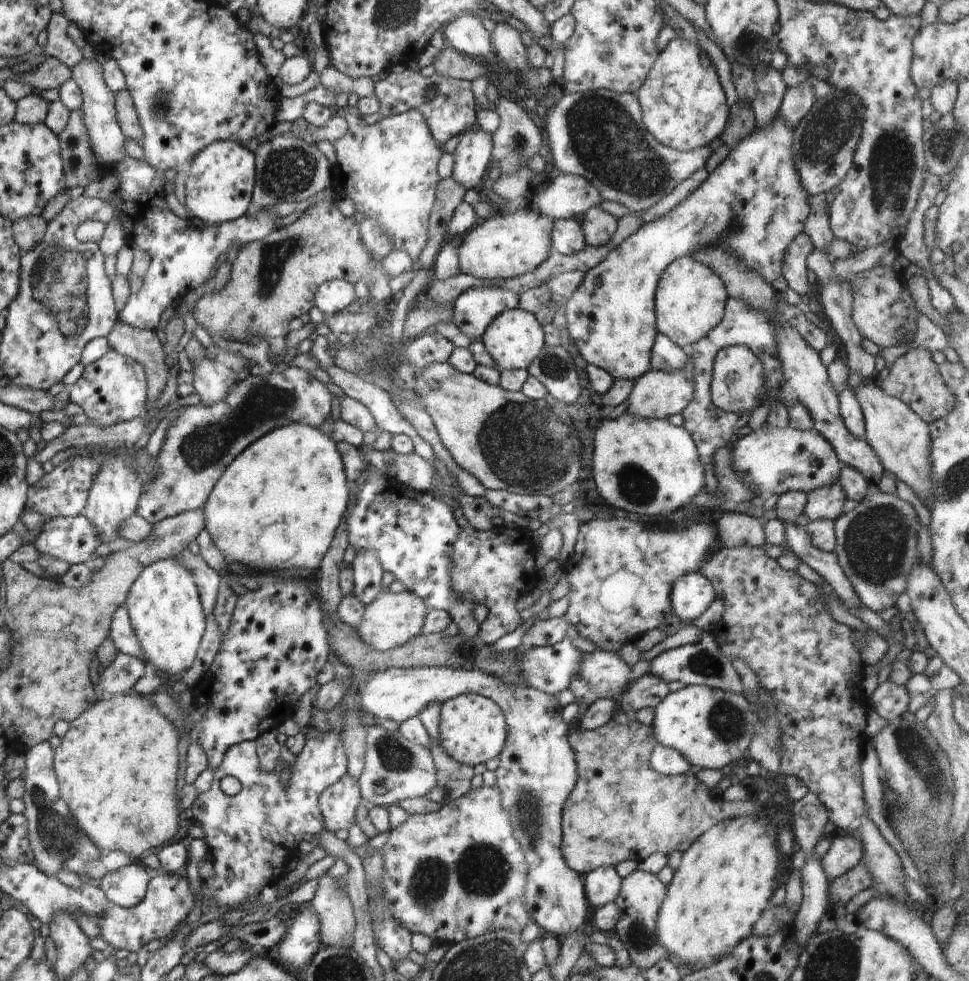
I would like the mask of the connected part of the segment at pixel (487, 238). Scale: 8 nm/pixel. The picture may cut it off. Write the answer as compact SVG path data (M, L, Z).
M525 203L515 205L512 211L505 215L493 214L486 221L478 223L475 228L472 228L472 231L457 248L460 273L485 281L514 278L528 272L535 273L535 269L551 257L550 236L553 226L554 222L548 216L542 216L532 205Z

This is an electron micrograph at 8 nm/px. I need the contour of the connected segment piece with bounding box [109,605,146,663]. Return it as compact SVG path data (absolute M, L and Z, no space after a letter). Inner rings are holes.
M124 605L120 606L114 612L114 616L112 616L109 636L120 653L134 656L134 658L138 658L138 660L146 663L143 644L140 643L139 636L135 628L132 627L130 614L126 611Z

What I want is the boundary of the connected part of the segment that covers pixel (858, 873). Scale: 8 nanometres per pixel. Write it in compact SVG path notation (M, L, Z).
M861 862L831 882L829 904L834 902L839 909L844 908L849 900L869 887L872 887L872 876Z

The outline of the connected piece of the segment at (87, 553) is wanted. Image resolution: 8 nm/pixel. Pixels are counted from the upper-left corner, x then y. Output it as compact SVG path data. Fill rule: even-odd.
M82 514L74 517L55 517L34 534L34 547L39 556L62 560L71 565L88 563L99 547L96 526Z

